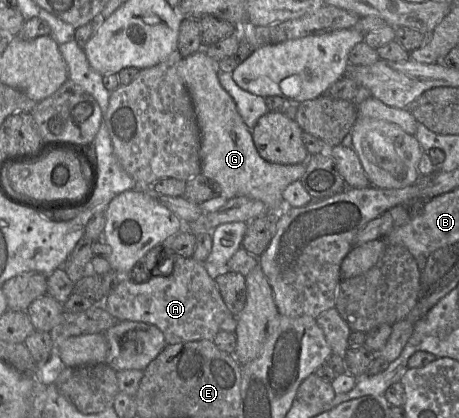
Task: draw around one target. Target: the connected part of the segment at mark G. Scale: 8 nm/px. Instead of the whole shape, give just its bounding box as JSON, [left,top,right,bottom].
[178,49,306,212]

